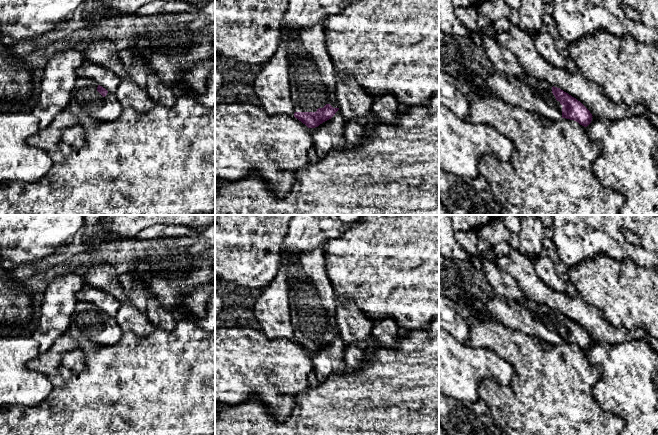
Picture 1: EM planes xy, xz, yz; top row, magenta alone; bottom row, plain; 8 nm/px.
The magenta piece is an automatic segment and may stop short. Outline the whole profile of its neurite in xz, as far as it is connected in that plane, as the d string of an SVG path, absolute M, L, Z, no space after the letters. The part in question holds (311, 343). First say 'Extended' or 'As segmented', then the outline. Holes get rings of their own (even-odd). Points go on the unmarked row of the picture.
Extended. M322 247L311 251L281 251L281 262L288 271L291 322L295 329L294 341L308 352L318 351L339 334L335 320L336 295L329 281Z

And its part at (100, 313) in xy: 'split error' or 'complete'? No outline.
split error

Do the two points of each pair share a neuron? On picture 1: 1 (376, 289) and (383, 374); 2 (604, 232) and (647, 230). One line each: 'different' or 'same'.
1: different
2: same

